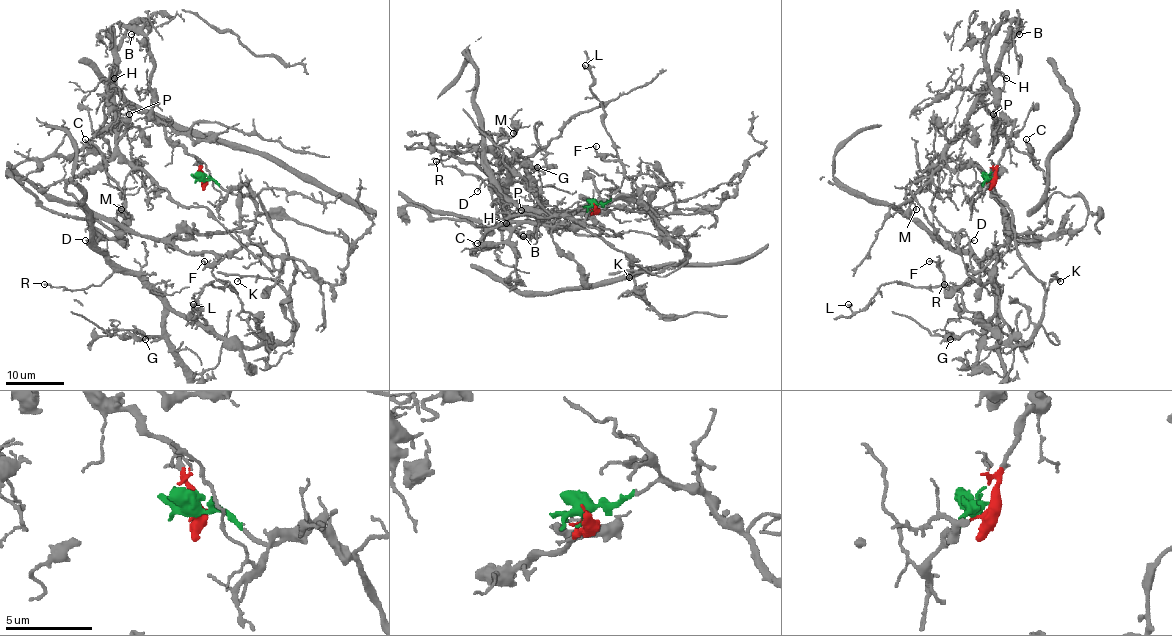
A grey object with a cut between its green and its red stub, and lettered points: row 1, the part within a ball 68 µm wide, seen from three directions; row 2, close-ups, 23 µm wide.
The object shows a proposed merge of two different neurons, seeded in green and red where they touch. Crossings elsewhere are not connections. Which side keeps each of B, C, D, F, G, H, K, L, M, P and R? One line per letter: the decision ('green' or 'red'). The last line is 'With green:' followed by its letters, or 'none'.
B: red
C: red
D: green
F: green
G: green
H: red
K: green
L: green
M: red
P: red
R: green
With green: D, F, G, K, L, R

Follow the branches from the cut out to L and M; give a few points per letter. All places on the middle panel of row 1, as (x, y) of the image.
L: (594, 206), (631, 197), (658, 226), (680, 235), (687, 244), (681, 261), (685, 257), (625, 175), (584, 65)
M: (594, 206), (553, 229), (542, 203), (534, 229), (521, 236), (508, 222), (506, 162), (495, 153), (512, 132)

